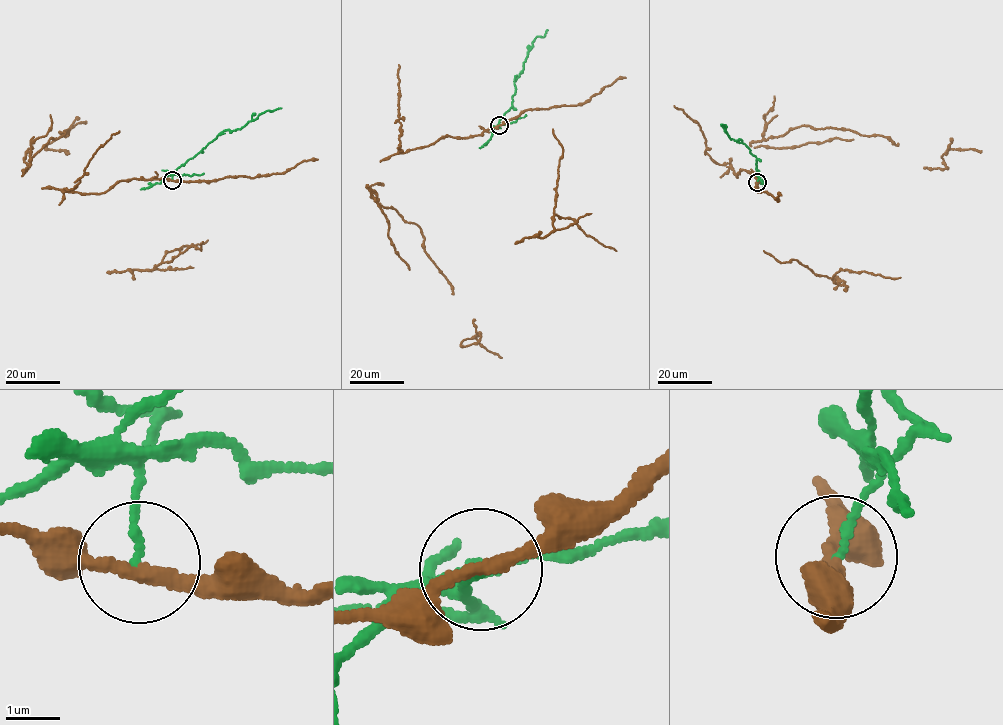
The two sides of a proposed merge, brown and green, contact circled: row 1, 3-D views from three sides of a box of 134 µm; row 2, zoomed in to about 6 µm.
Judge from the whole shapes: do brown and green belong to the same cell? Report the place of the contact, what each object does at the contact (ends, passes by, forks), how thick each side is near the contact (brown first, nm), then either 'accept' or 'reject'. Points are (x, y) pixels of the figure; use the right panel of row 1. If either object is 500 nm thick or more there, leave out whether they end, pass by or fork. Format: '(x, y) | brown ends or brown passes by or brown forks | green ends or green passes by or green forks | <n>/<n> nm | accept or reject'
(757, 182) | brown passes by | green ends | 240/130 nm | reject

